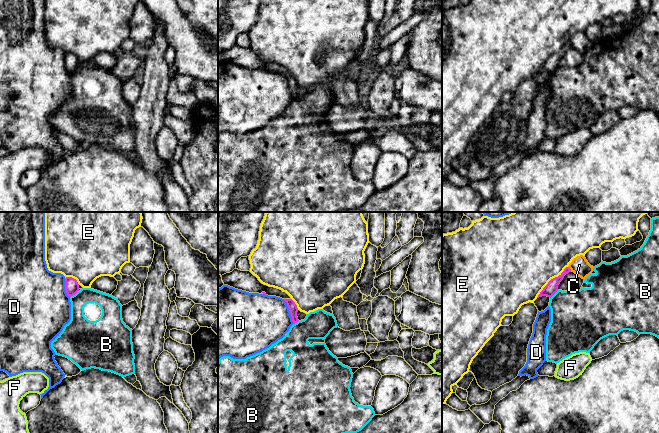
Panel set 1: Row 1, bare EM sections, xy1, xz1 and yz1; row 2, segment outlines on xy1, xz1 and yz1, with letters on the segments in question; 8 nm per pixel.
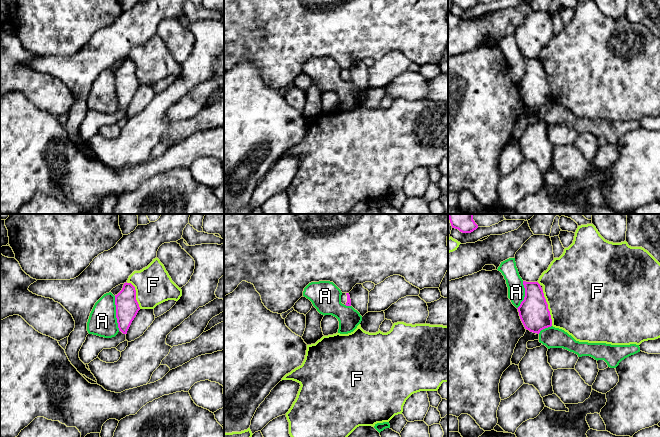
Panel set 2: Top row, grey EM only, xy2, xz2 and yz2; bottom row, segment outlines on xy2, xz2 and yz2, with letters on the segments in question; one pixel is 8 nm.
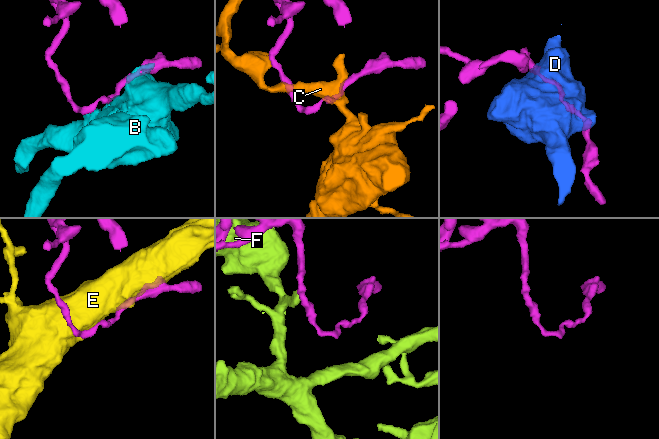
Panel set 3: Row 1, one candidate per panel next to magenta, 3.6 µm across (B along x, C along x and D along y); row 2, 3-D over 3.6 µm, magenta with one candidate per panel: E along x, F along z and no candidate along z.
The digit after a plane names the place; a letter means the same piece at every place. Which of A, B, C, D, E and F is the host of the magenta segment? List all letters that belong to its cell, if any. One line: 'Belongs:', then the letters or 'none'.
Belongs: none

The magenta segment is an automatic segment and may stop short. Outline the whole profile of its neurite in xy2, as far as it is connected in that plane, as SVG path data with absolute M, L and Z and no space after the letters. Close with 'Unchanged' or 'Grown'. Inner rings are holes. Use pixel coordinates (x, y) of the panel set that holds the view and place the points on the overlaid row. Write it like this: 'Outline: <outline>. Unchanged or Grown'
Outline: M124 283L122 290L115 295L115 305L118 334L112 338L88 334L79 351L79 358L84 364L89 364L98 358L103 349L116 348L120 343L126 341L127 331L140 310L136 300L136 290L131 283Z. Grown

